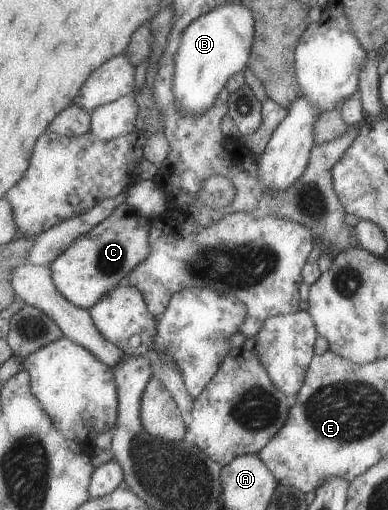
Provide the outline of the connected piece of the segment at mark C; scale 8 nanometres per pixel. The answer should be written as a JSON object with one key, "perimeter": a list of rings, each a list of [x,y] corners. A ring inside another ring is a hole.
{"perimeter":[[[124,203],[90,233],[79,237],[51,264],[54,281],[61,294],[75,306],[89,310],[100,303],[105,295],[126,282],[129,273],[150,253],[151,221],[152,217]]]}

